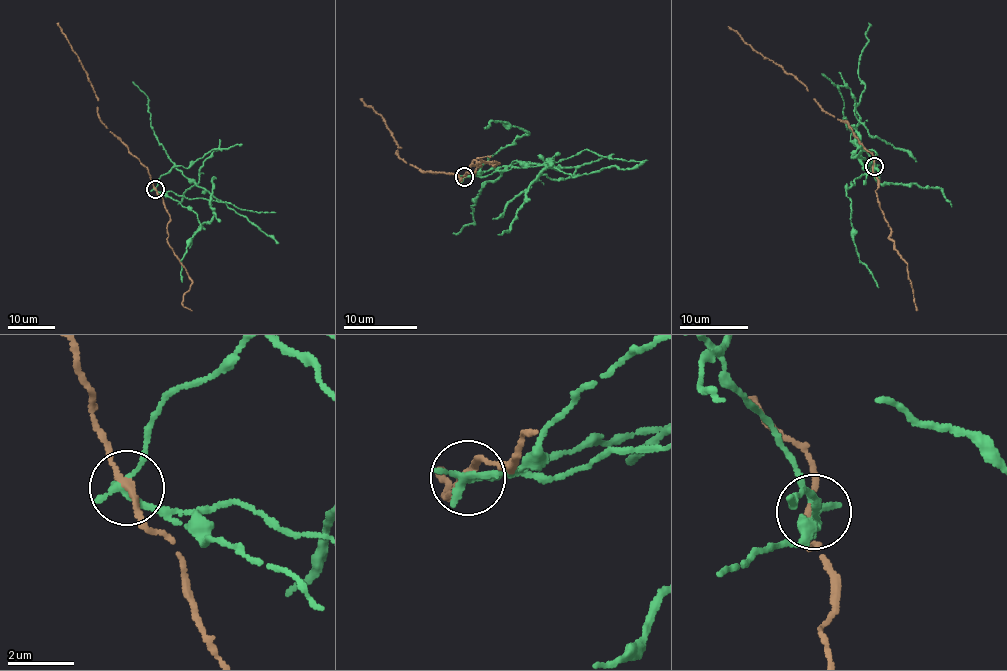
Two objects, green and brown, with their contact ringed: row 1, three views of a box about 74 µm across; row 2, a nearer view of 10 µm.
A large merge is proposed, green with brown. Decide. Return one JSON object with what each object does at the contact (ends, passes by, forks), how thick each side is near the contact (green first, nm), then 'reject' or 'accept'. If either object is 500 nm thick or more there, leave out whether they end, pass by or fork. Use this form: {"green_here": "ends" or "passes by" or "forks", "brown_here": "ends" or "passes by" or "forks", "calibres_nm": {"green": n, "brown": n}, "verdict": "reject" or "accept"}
{"green_here": "passes by", "brown_here": "passes by", "calibres_nm": {"green": 240, "brown": 150}, "verdict": "reject"}

